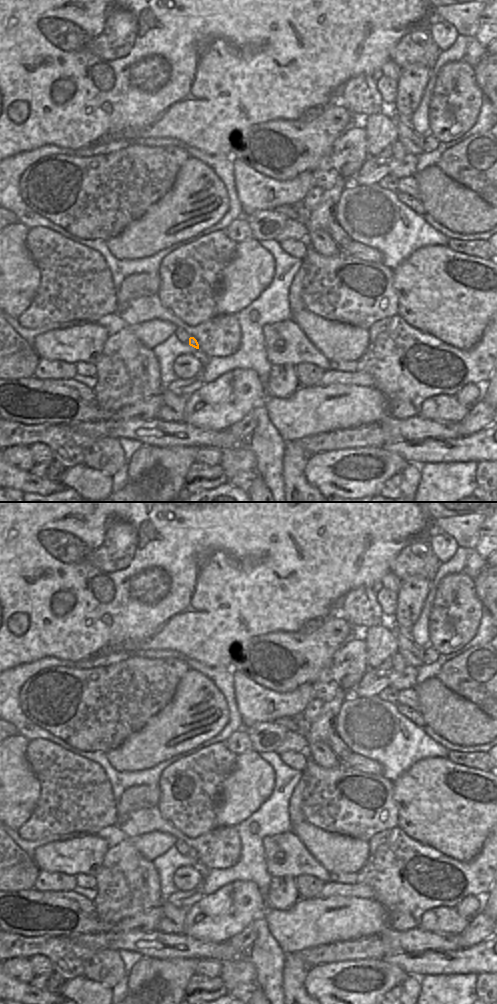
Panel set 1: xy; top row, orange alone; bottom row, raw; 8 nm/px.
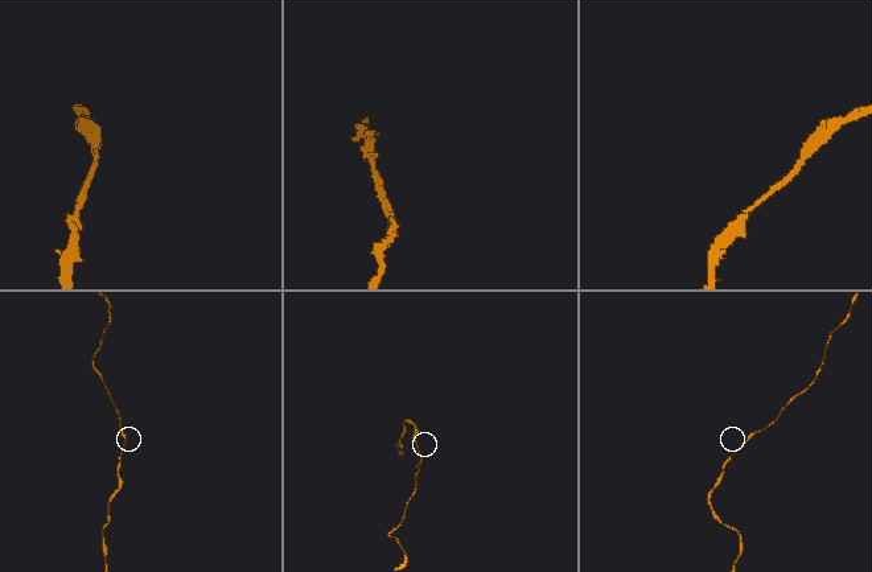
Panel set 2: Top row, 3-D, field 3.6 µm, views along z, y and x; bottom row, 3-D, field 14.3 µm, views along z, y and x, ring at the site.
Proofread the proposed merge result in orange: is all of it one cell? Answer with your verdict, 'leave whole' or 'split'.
leave whole

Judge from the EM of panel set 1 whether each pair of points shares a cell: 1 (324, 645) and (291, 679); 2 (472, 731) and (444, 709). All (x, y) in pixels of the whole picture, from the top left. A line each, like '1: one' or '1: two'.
1: one
2: one

